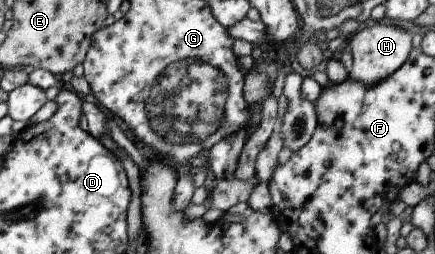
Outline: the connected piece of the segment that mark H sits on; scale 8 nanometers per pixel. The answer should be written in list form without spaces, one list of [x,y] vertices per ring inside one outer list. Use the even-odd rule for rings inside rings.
[[[373,21],[372,25],[367,25],[347,40],[347,45],[351,49],[352,66],[348,73],[351,80],[362,82],[363,86],[373,86],[381,79],[388,78],[393,71],[396,71],[408,57],[412,34],[401,29],[394,24],[378,23]]]

